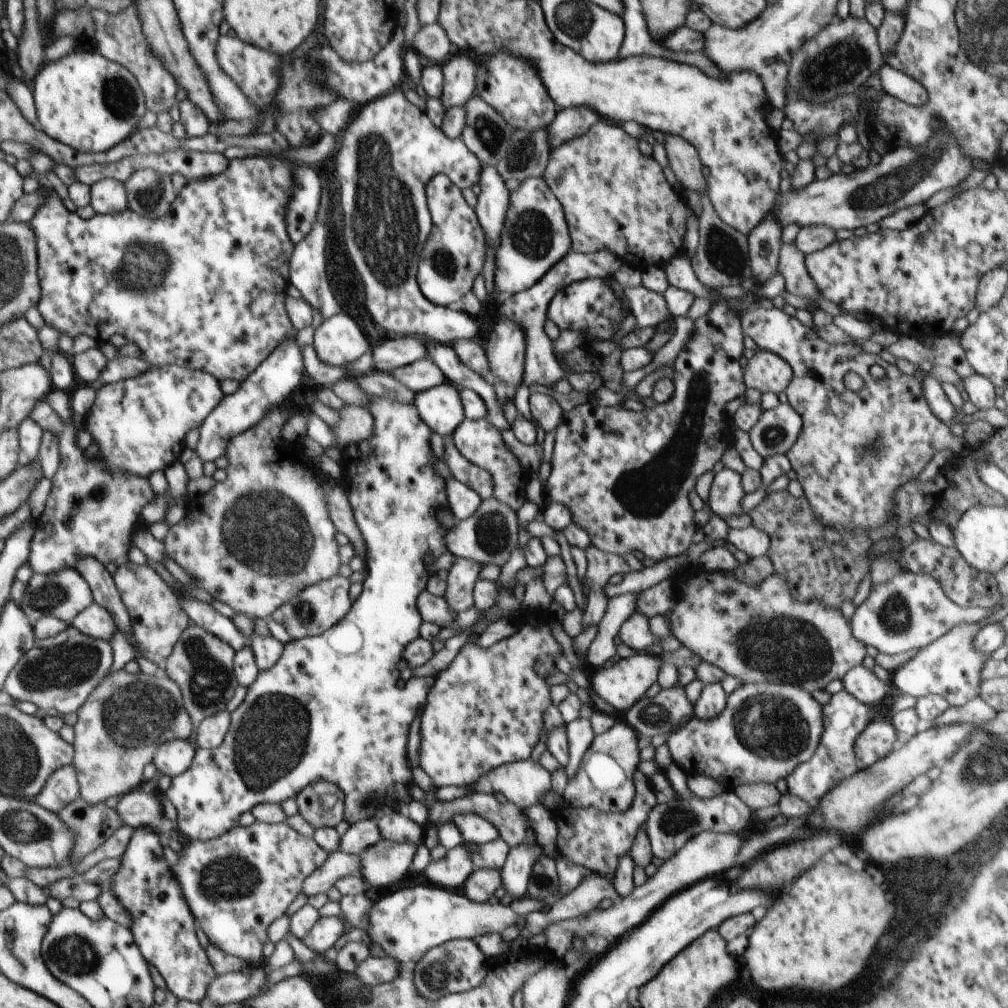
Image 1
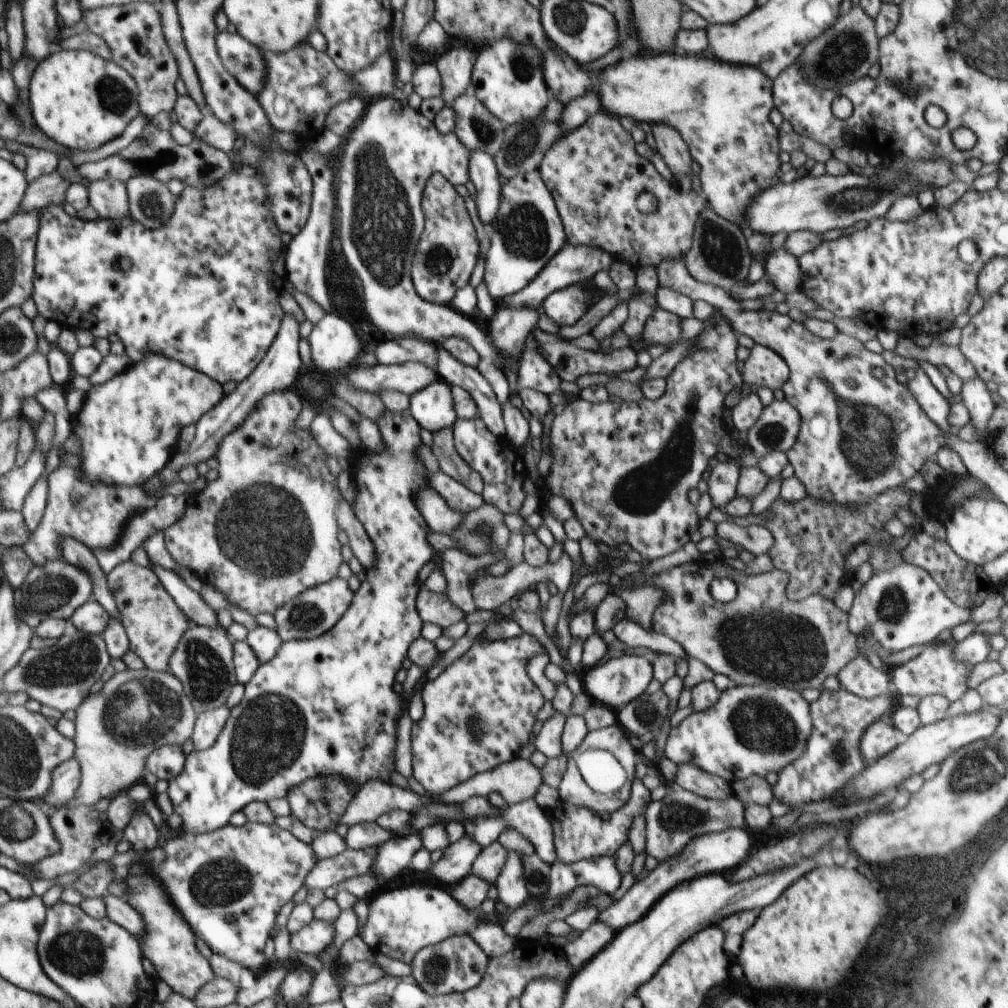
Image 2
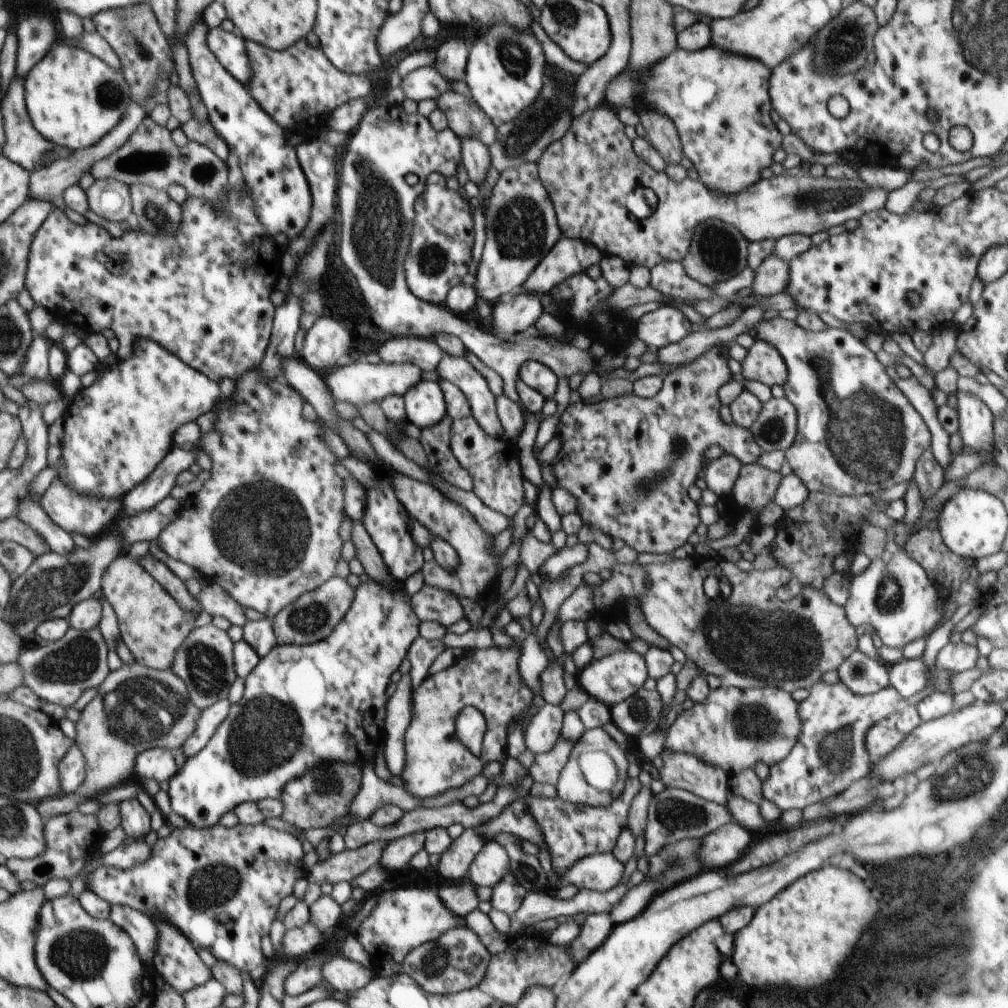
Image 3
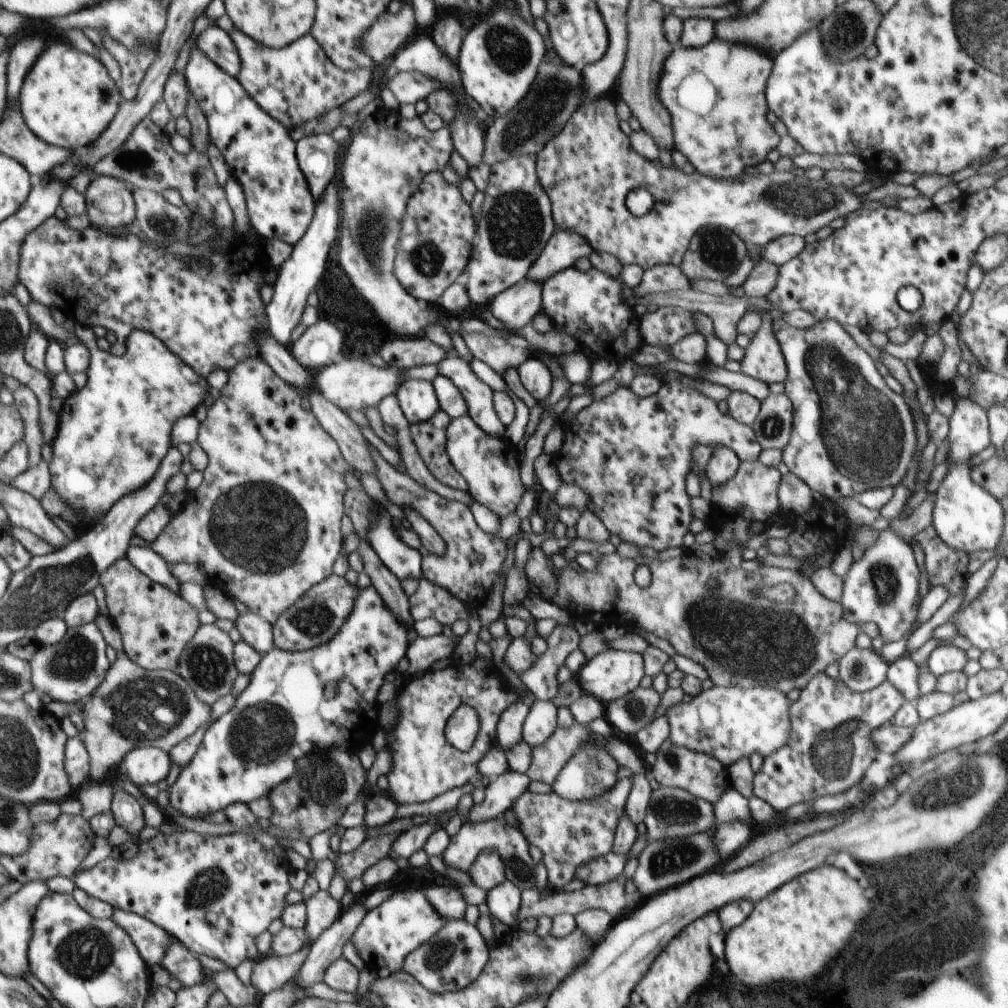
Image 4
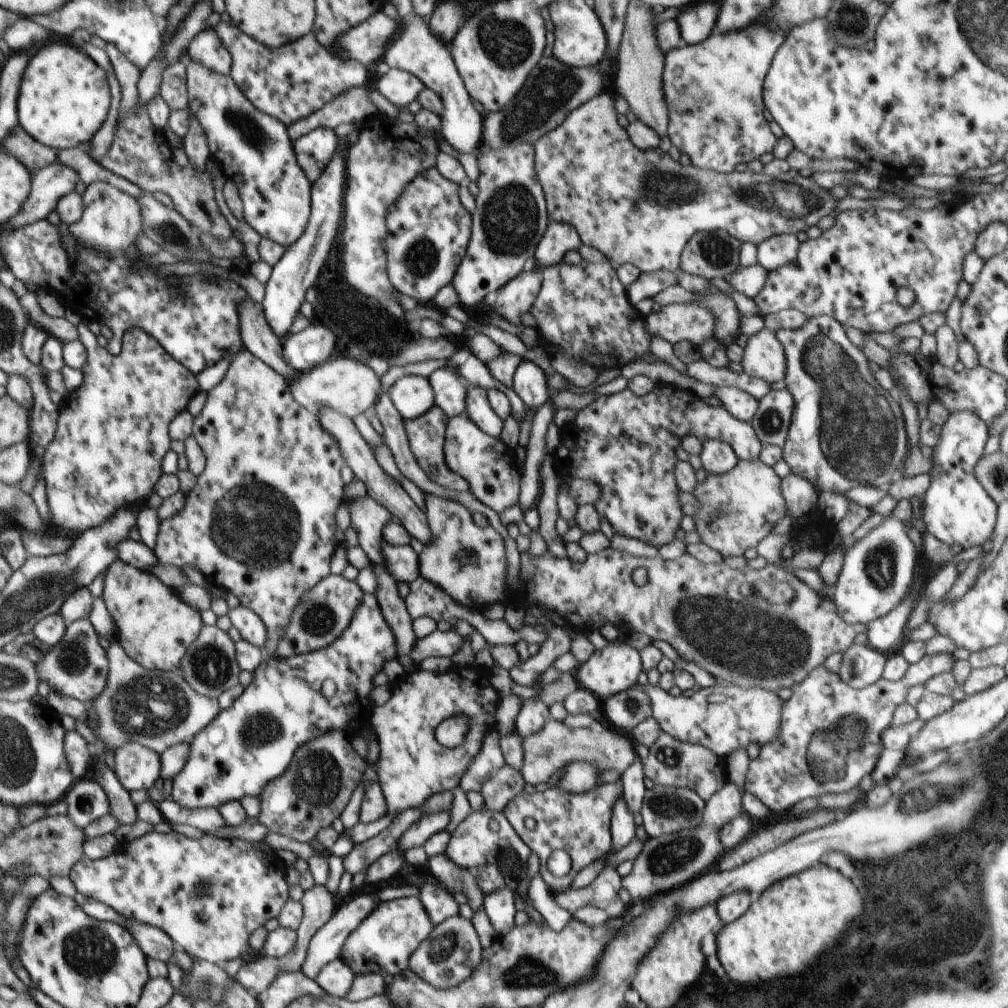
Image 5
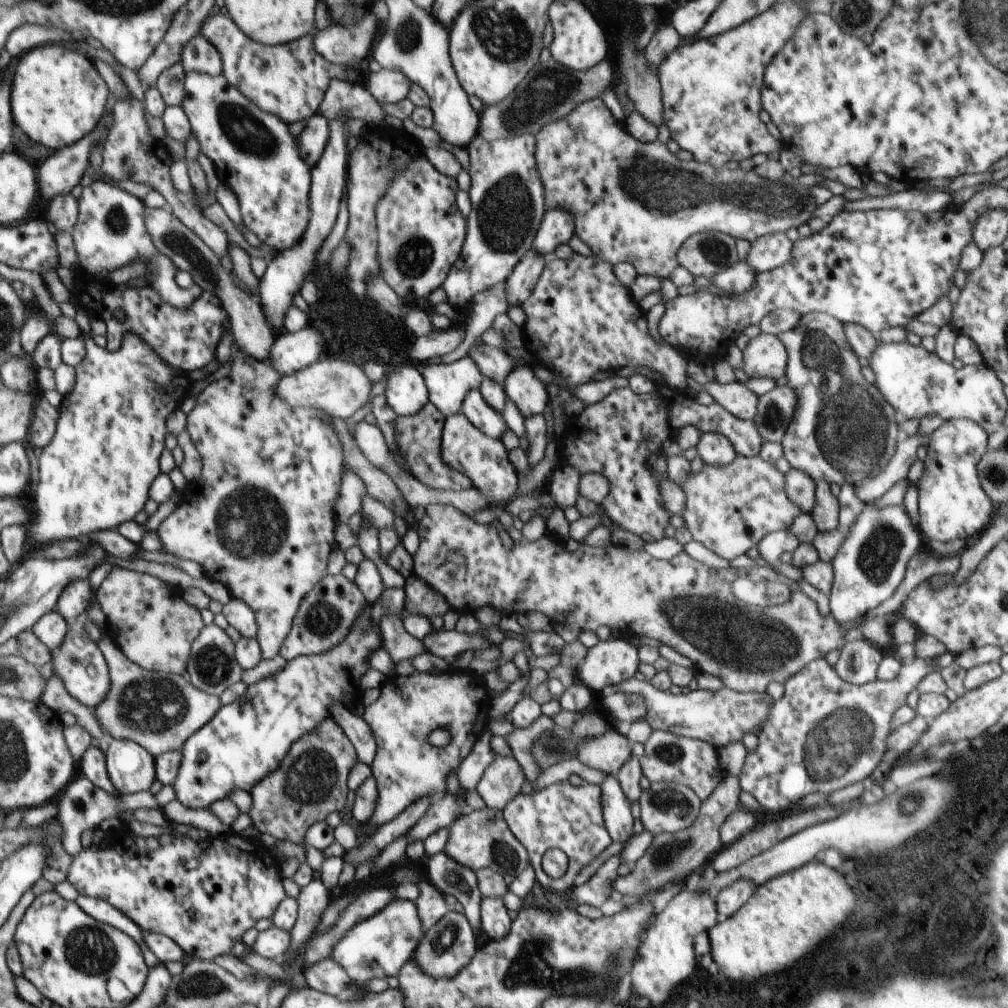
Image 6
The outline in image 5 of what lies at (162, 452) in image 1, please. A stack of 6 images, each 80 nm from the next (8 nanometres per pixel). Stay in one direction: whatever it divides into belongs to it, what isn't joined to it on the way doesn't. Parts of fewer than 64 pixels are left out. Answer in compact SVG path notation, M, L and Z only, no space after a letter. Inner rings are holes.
M80 321L77 325L77 331L79 332L79 341L86 347L87 361L81 368L83 374L82 386L76 387L73 391L70 391L59 402L59 417L57 422L57 429L55 432L54 440L45 448L45 454L43 455L43 476L45 480L45 489L47 494L47 503L49 504L50 514L52 518L48 521L48 528L55 534L60 530L64 532L81 532L102 524L105 520L108 520L112 513L120 507L138 507L142 506L148 496L154 492L155 484L161 477L162 469L161 462L164 455L170 450L171 438L169 435L169 426L174 417L180 414L182 411L187 410L187 406L191 402L191 398L200 390L200 385L196 379L196 375L190 372L180 361L177 361L171 354L168 354L162 345L150 335L147 335L141 328L128 329L123 334L123 344L121 353L116 356L111 352L108 352L107 347L102 347L96 341L96 337L88 325Z

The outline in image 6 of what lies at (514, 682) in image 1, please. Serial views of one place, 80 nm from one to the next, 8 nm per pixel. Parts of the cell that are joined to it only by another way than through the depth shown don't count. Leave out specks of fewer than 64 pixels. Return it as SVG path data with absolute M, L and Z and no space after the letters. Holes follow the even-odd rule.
M454 669L438 675L416 670L408 677L388 677L380 689L380 698L365 707L363 713L363 719L370 725L377 744L377 753L370 767L377 782L378 800L368 822L376 824L377 828L389 823L418 799L434 799L446 792L448 774L457 773L462 761L470 754L478 737L489 723L490 717L487 712L490 711L491 701L488 689L476 684L467 671ZM439 728L446 728L452 735L450 744L442 748L435 747L429 741L429 734Z

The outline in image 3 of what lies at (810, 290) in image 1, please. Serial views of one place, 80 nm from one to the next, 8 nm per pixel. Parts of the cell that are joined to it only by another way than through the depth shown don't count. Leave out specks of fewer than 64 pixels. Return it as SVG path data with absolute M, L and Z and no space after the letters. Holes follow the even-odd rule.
M772 254L767 256L755 272L751 286L754 294L769 296L787 290L789 282L789 262Z

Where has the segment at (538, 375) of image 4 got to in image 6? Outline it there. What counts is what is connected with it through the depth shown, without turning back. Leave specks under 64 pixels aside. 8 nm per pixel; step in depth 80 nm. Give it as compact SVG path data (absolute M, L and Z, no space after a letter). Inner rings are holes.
M518 365L505 380L507 400L514 404L524 418L542 414L548 403L546 385L538 379L532 365Z

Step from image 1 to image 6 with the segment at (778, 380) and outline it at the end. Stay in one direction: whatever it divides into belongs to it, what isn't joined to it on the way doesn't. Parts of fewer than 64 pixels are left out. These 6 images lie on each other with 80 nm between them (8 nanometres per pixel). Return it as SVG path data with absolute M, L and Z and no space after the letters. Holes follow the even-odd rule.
M761 332L751 338L743 350L743 370L750 379L758 376L776 381L785 375L787 359L782 341L776 335Z

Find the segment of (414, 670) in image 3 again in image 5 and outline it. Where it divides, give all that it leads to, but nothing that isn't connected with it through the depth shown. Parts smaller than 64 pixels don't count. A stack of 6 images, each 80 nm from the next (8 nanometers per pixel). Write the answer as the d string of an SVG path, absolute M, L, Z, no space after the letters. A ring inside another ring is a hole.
M453 628L449 631L436 629L428 636L417 639L409 656L413 660L414 666L418 668L424 658L430 656L451 657L462 646L462 643L463 636L458 634Z

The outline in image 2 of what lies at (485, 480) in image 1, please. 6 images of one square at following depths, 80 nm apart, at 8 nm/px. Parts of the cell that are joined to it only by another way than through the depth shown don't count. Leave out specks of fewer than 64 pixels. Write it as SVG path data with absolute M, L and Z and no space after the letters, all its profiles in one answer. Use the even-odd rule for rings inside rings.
M445 428L434 434L433 453L438 459L440 472L450 475L450 478L461 482L467 489L476 494L482 494L485 484L480 473L475 470L458 454L452 428Z

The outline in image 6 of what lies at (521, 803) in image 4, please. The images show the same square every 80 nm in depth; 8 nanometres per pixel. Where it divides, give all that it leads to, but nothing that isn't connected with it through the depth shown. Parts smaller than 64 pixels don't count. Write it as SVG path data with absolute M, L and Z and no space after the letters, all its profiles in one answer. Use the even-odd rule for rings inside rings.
M560 781L556 784L548 785L546 788L534 792L534 794L518 793L504 807L503 817L512 831L512 834L526 847L529 854L529 862L533 864L536 873L536 880L548 891L557 894L566 894L574 887L574 878L584 868L588 866L605 848L612 844L613 840L605 827L602 806L602 789L600 785L584 783L580 787L570 784L570 781ZM550 848L560 848L568 857L569 867L561 878L553 879L544 873L542 869L542 856Z

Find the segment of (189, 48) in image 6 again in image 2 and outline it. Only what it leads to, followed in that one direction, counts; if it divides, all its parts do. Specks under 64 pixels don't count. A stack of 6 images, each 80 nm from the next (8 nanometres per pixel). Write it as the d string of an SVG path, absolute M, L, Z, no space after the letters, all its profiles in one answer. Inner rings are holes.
M224 31L215 38L220 60L234 78L255 97L265 87L267 68L263 52L238 33Z

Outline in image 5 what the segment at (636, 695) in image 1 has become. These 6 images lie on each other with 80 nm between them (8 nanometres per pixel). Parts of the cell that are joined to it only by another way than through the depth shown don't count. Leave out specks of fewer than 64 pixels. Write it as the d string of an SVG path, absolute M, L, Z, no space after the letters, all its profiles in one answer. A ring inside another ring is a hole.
M612 642L603 649L596 649L594 654L584 663L581 663L574 672L580 687L588 689L601 703L619 692L630 689L638 684L638 676L643 671L639 650L623 643L614 646Z

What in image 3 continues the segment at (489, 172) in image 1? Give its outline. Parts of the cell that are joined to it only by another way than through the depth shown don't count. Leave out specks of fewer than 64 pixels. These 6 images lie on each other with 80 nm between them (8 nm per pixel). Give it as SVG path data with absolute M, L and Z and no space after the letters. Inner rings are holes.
M463 138L461 139L461 162L466 168L468 178L480 188L492 166L489 148L478 139Z

